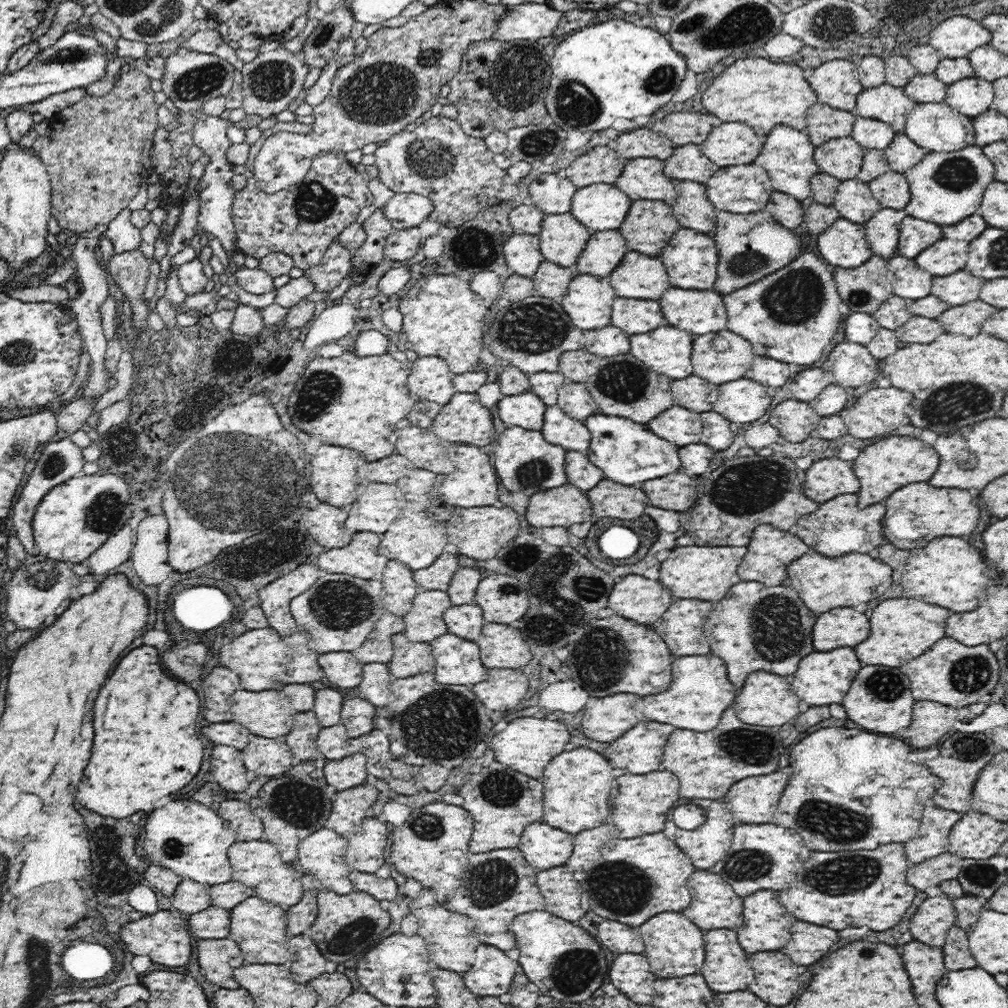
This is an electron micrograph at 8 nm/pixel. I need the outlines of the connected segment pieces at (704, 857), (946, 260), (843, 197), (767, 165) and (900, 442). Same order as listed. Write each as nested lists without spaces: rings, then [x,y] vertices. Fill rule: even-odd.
[[[680,798],[676,801],[676,804],[670,808],[670,812],[666,814],[666,821],[668,822],[666,822],[664,834],[666,834],[670,840],[674,840],[674,842],[676,842],[676,846],[680,846],[680,848],[686,852],[697,870],[710,870],[715,864],[718,864],[718,862],[724,858],[724,855],[733,843],[735,823],[732,820],[731,812],[725,804],[722,804],[722,802],[722,800],[688,800]],[[687,804],[698,804],[698,806],[706,808],[706,822],[694,830],[678,828],[678,826],[672,822],[674,808],[679,805]]]
[[[942,237],[916,256],[916,264],[933,277],[951,275],[964,269],[969,258],[969,243]]]
[[[858,178],[841,181],[832,205],[842,218],[856,224],[868,222],[882,207],[867,183]]]
[[[779,124],[767,134],[754,163],[768,173],[774,191],[789,194],[806,204],[811,196],[811,178],[820,171],[813,157],[814,151],[815,147],[806,131],[798,132],[798,129]]]
[[[886,436],[885,438],[888,440],[880,440],[868,446],[866,452],[862,452],[860,458],[852,462],[856,476],[862,480],[862,488],[857,492],[861,509],[870,504],[882,502],[894,490],[906,484],[930,480],[938,468],[938,454],[926,442],[916,440],[911,436]]]

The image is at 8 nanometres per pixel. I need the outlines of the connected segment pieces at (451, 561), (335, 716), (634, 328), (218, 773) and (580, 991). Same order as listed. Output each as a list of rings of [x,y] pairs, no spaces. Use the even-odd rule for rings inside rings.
[[[443,552],[428,568],[413,571],[418,589],[449,591],[452,577],[460,568],[457,555]]]
[[[327,684],[323,689],[315,691],[315,703],[312,711],[321,727],[331,727],[342,723],[343,701],[343,696],[338,688],[331,685]]]
[[[616,297],[611,310],[611,325],[630,335],[644,334],[666,324],[660,304],[655,300]]]
[[[218,746],[212,750],[210,755],[211,774],[227,792],[244,792],[250,780],[246,775],[248,771],[242,764],[241,750],[228,746]]]
[[[536,909],[515,916],[511,930],[520,950],[519,966],[542,995],[563,1002],[584,1002],[602,986],[604,980],[600,974],[608,968],[604,962],[604,950],[600,950],[598,940],[576,923],[564,920],[544,909]],[[583,952],[594,956],[582,956]],[[590,972],[596,972],[598,976],[590,980]]]

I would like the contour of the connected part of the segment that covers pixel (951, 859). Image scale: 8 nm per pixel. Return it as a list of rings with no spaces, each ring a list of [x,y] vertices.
[[[946,851],[908,867],[906,878],[908,884],[924,892],[930,886],[939,886],[945,880],[956,879],[962,863],[963,858],[960,855]]]

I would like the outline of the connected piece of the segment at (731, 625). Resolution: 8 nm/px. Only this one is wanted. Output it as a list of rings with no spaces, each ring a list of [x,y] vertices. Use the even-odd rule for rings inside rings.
[[[744,581],[732,586],[726,598],[713,602],[704,636],[712,652],[726,662],[730,682],[740,688],[746,676],[756,670],[780,676],[794,674],[798,662],[812,652],[812,626],[817,615],[804,606],[788,583],[767,586]]]

